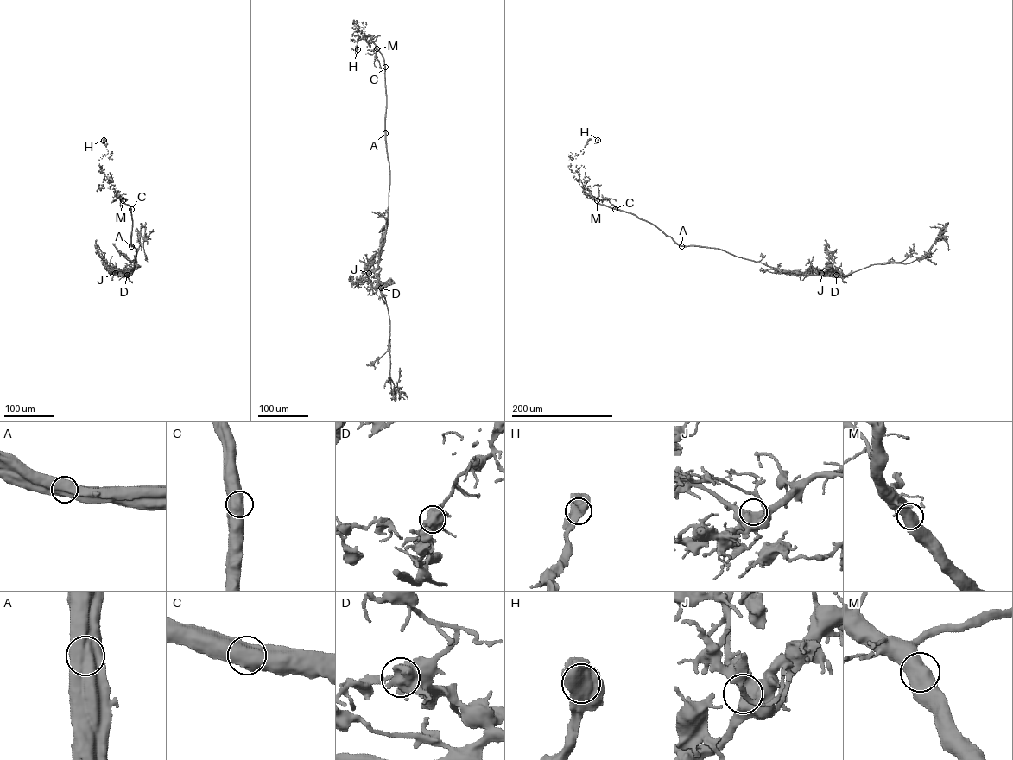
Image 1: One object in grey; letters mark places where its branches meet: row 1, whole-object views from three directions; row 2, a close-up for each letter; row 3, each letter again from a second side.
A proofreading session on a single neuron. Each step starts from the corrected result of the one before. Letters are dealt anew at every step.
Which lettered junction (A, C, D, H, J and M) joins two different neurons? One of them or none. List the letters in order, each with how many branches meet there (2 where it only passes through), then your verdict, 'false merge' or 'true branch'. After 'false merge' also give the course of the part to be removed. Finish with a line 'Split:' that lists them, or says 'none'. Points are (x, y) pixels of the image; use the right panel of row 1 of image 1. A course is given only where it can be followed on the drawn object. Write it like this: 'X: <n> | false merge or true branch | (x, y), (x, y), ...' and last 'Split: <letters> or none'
A: 2 | false merge | (681, 246), (651, 224), (600, 205), (584, 192), (586, 182), (571, 172), (570, 163), (588, 140), (598, 139)
C: 2 | true branch
D: 2 | true branch
H: 2 | true branch
J: 2 | true branch
M: 2 | true branch
Split: A

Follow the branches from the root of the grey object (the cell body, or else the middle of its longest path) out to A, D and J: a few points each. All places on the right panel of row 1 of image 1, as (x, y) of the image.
A: (729, 253), (705, 246), (681, 246)
D: (729, 253), (797, 275), (838, 276), (836, 275)
J: (729, 253), (796, 275), (821, 273)

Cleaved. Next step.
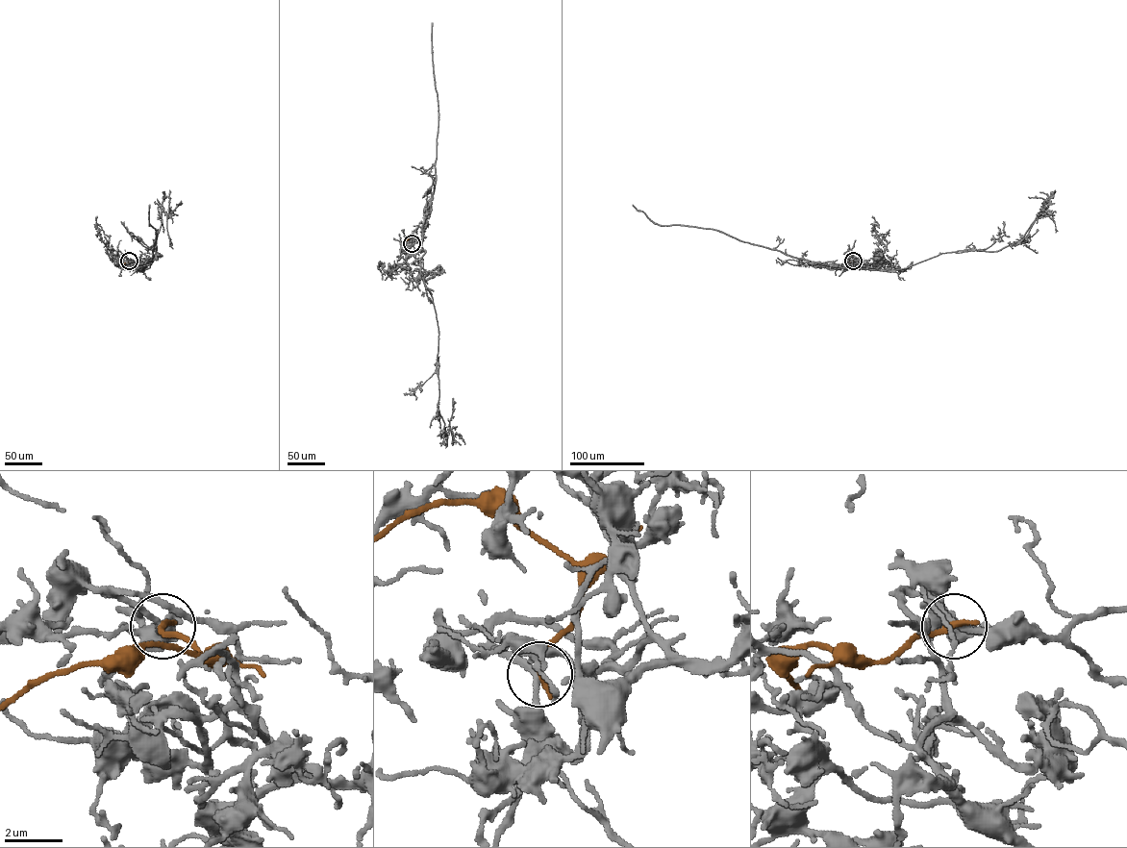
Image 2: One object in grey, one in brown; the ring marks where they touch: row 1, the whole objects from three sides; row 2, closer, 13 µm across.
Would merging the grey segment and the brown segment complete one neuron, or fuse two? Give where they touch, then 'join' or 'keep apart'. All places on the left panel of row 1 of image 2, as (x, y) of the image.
(129, 261) | keep apart

